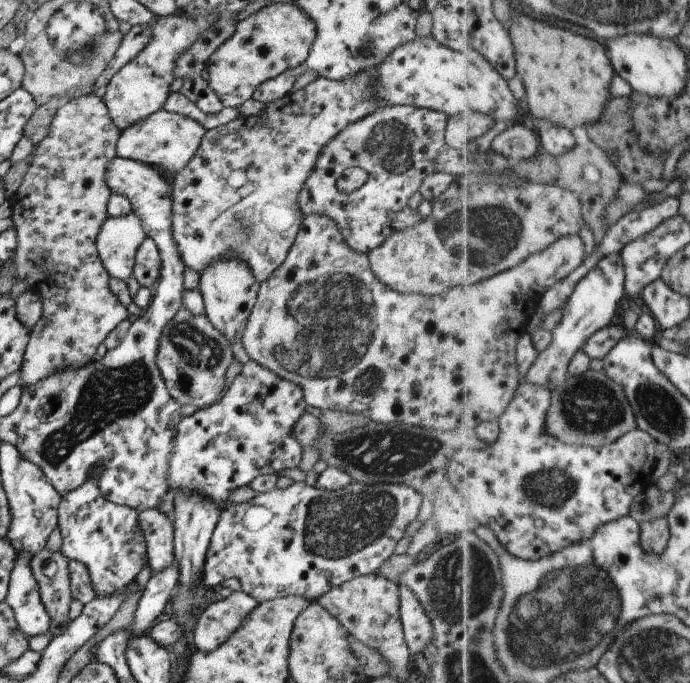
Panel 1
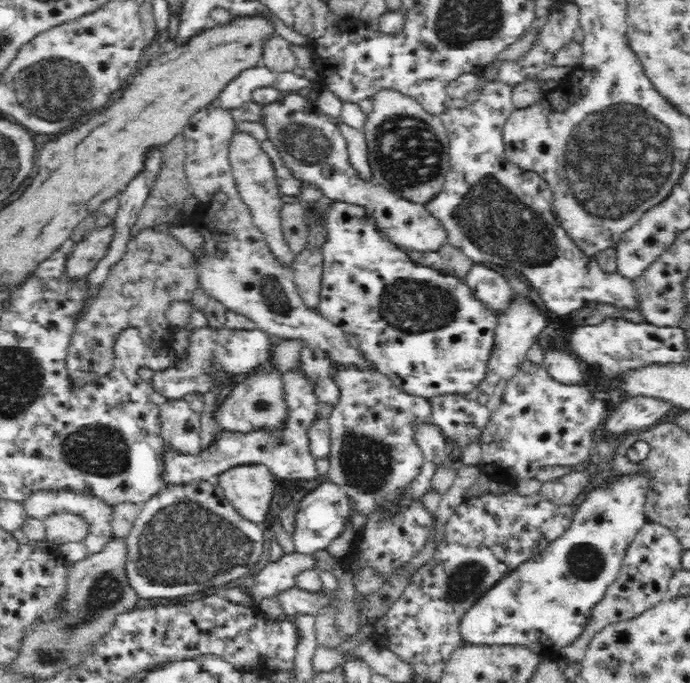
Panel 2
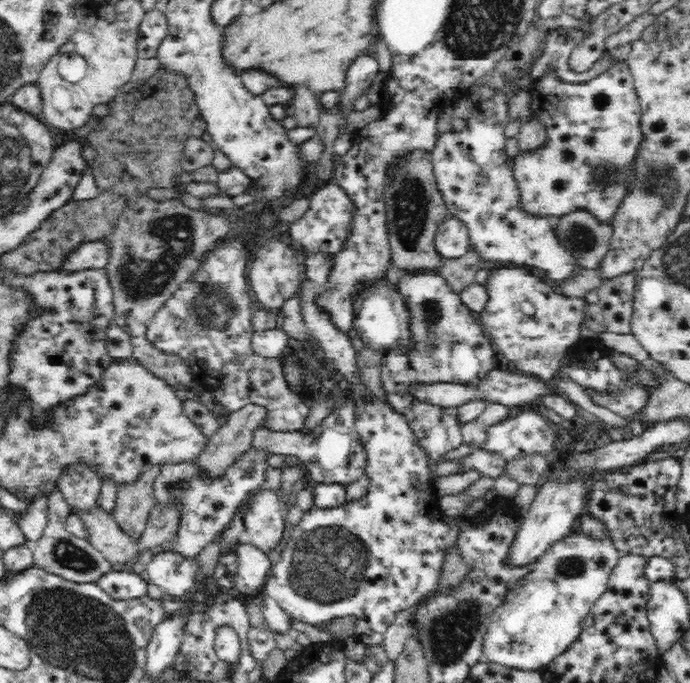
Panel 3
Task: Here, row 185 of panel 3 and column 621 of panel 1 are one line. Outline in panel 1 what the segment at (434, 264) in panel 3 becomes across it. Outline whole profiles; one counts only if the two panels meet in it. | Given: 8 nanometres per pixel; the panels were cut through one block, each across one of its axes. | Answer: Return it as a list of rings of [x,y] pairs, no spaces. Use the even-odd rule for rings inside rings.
[[[589,369],[581,376],[568,375],[565,384],[552,392],[548,434],[565,444],[602,447],[617,442],[621,436],[637,428],[636,413],[624,385],[613,380],[605,371]]]

